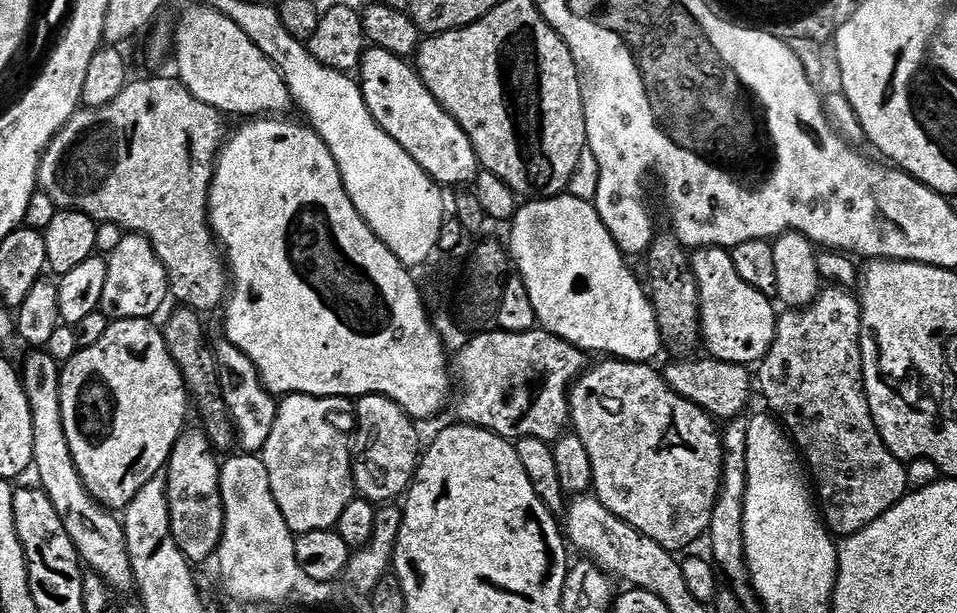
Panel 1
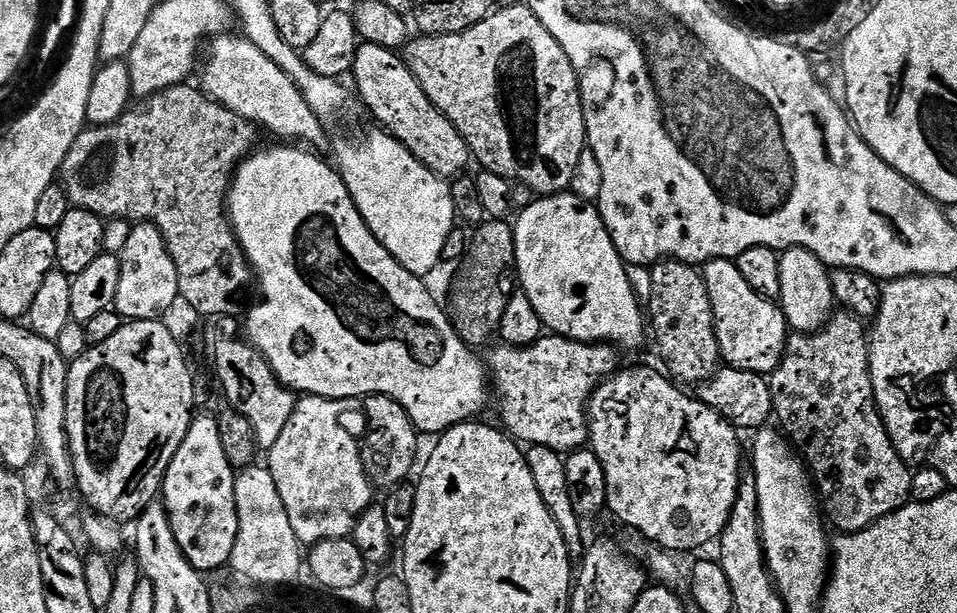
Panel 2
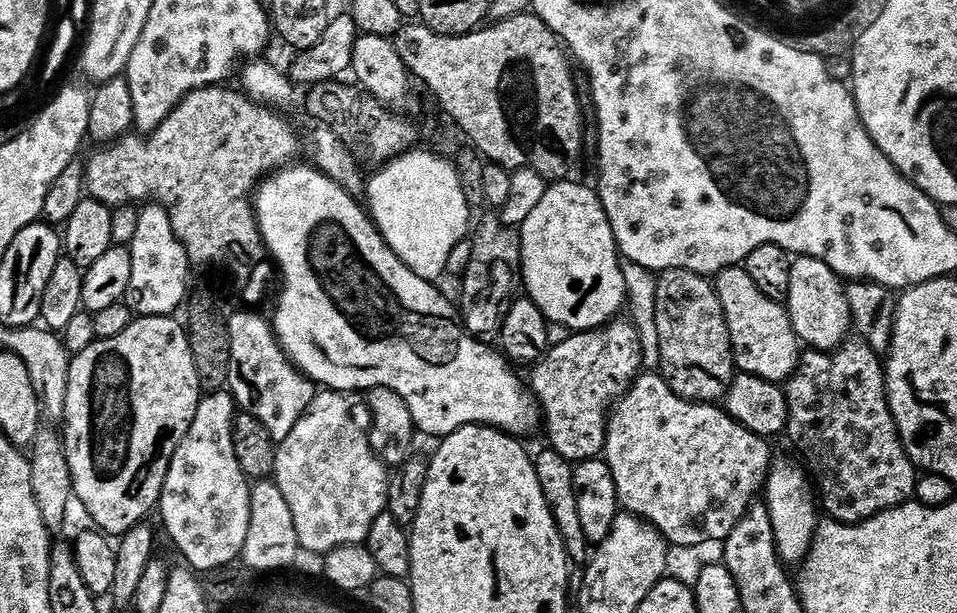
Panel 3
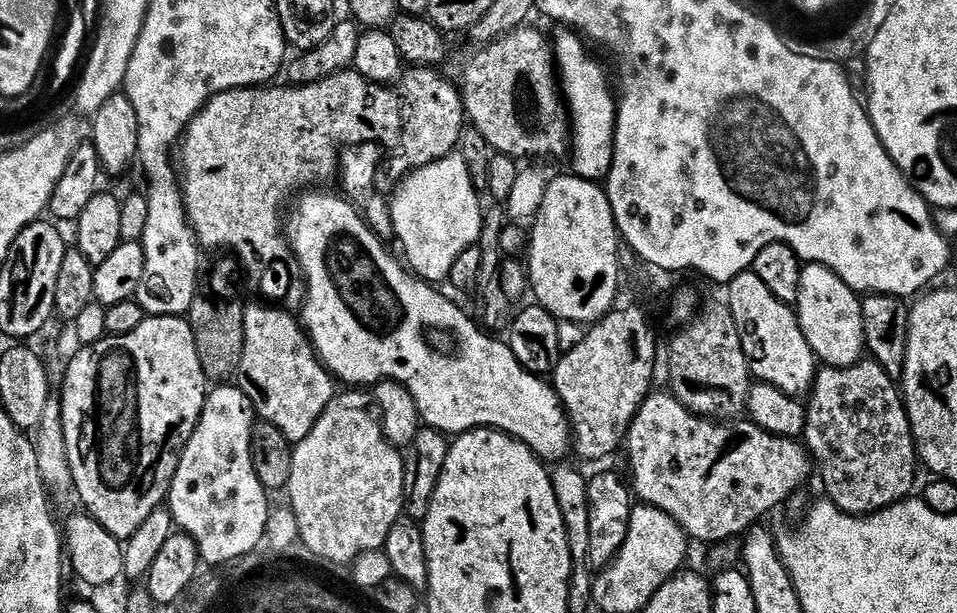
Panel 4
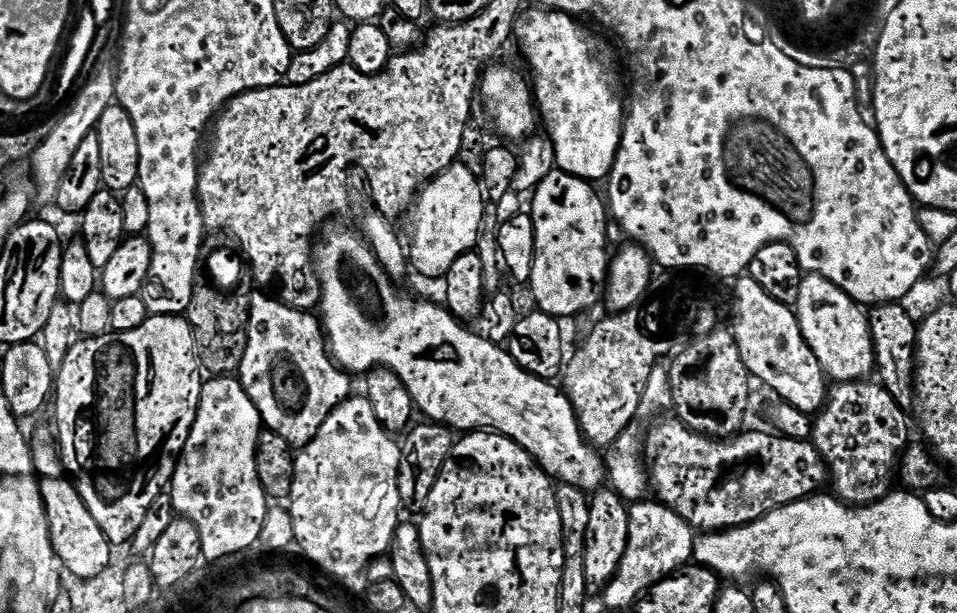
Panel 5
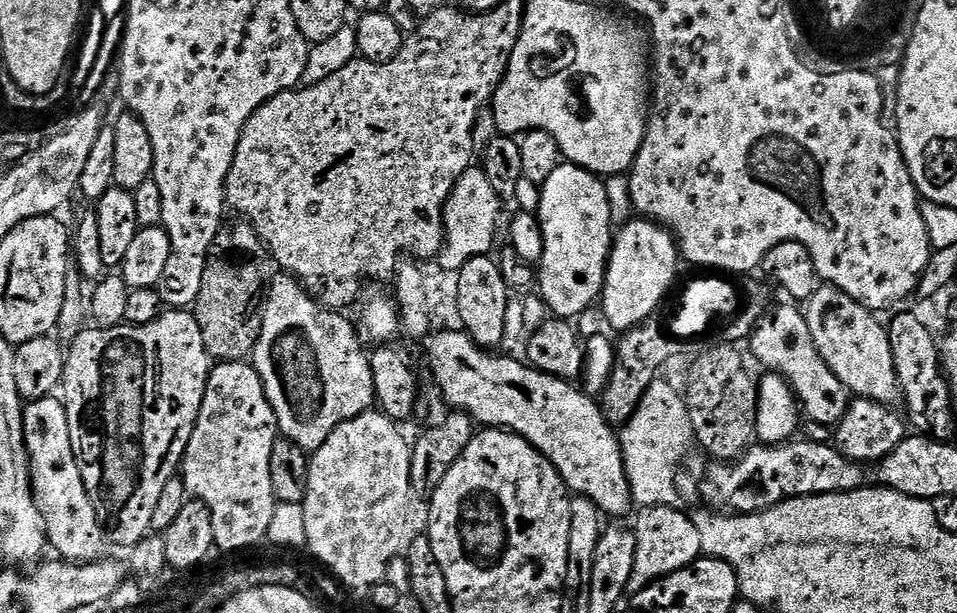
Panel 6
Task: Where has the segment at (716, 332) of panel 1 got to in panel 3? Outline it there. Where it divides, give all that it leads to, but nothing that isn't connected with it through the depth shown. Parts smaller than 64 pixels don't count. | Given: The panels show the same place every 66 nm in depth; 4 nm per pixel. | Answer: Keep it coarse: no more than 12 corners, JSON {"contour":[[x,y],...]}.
{"contour":[[743,266],[715,277],[741,373],[786,382],[802,341]]}

